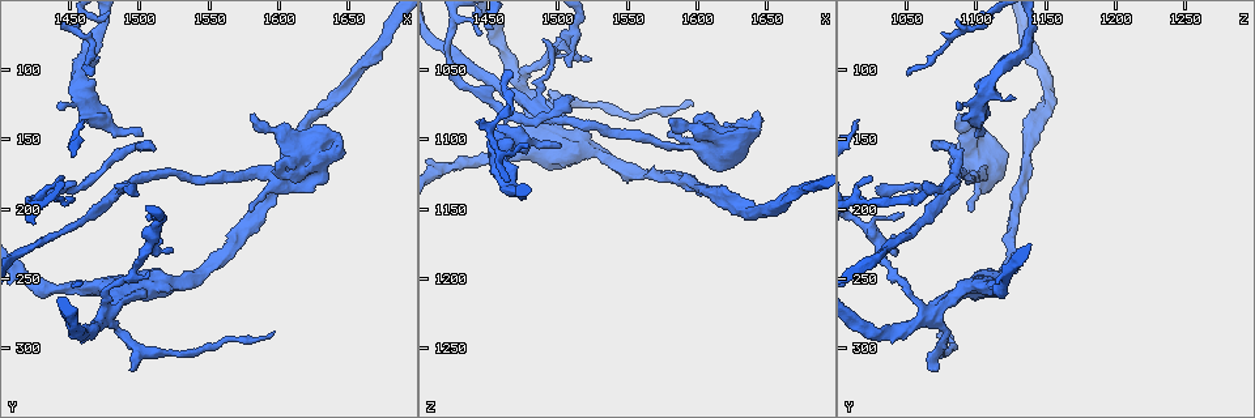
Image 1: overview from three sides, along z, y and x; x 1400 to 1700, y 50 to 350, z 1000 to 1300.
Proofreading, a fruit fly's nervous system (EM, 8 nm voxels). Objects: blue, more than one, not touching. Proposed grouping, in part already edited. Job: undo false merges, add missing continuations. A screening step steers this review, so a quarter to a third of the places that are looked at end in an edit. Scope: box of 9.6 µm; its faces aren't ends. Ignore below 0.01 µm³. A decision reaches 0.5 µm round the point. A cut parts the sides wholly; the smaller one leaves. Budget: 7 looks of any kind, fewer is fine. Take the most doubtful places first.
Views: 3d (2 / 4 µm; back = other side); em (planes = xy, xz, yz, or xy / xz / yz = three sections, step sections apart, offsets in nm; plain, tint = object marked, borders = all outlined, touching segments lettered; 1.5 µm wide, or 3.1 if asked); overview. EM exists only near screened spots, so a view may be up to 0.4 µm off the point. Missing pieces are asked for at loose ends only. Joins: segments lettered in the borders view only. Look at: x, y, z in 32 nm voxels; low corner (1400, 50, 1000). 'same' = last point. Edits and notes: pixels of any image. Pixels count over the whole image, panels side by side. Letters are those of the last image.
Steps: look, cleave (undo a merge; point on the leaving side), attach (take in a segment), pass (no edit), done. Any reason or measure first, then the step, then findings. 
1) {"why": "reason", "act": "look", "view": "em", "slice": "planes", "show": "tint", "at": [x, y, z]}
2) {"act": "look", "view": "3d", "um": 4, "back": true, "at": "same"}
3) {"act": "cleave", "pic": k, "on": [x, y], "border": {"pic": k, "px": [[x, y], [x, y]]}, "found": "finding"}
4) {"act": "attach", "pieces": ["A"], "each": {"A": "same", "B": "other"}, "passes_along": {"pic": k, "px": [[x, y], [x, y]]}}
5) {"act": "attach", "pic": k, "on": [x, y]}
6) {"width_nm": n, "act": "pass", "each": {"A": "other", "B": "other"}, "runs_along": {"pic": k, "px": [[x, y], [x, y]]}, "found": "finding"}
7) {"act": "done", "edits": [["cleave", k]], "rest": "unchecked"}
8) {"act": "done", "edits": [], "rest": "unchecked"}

{"why": "an open end", "act": "look", "view": "em", "slice": "xy", "step": 8, "show": "tint", "at": [1580, 202, 1096]}

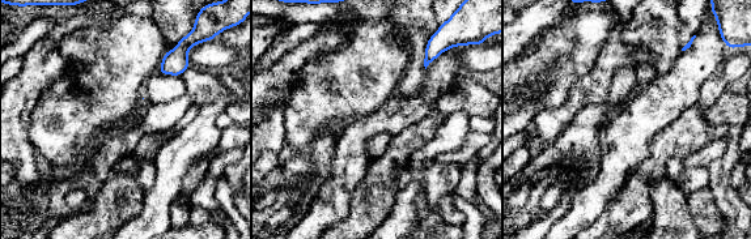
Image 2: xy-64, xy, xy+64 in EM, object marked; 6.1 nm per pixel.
{"why": "another direction", "act": "look", "view": "em", "slice": "planes", "show": "borders", "at": "same"}

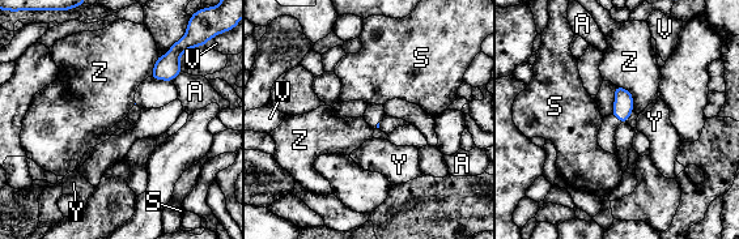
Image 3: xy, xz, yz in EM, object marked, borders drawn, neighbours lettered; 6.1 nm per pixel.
{"act": "pass", "each": {"A": "other", "S": "other", "V": "other", "Y": "other", "Z": "other"}, "border": {"pic": 3, "px": [[616, 85], [631, 93], [633, 111]]}, "found": "no lettered segment goes on from it"}

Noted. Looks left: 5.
{"act": "look", "view": "em", "slice": "xz", "step": 4, "show": "borders", "at": [1598, 288, 1074]}

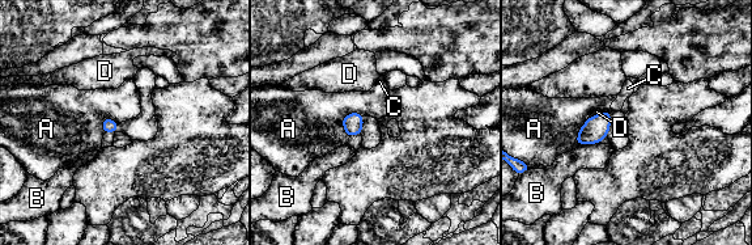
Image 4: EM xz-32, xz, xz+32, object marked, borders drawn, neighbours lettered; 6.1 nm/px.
{"act": "pass", "each": {"A": "other", "B": "other", "C": "other", "D": "other"}, "border": {"pic": 4, "px": [[358, 112], [341, 121], [349, 136]]}, "found": "no lettered segment goes on from it"}

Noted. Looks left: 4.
{"why": "branch stops here", "act": "look", "view": "em", "slice": "xz", "step": 4, "show": "borders", "at": [1582, 132, 1086]}

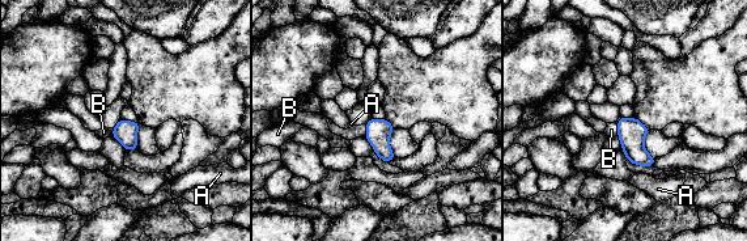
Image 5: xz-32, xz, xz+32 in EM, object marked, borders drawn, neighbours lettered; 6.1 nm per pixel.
{"act": "look", "view": "em", "slice": "xy", "step": 4, "show": "borders", "at": "same"}

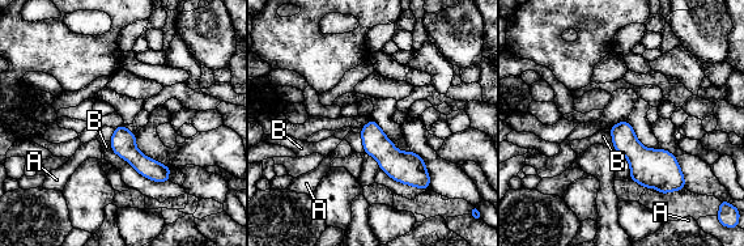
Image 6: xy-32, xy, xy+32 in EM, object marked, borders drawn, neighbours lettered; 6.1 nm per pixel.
{"longest_contact_nm": ["B", 130], "act": "pass", "each": {"A": "other", "B": "other"}, "border": {"pic": 6, "px": [[608, 130], [615, 149]]}, "found": "none of them fits"}

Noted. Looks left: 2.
{"act": "done", "edits": [], "rest": "unchecked"}

